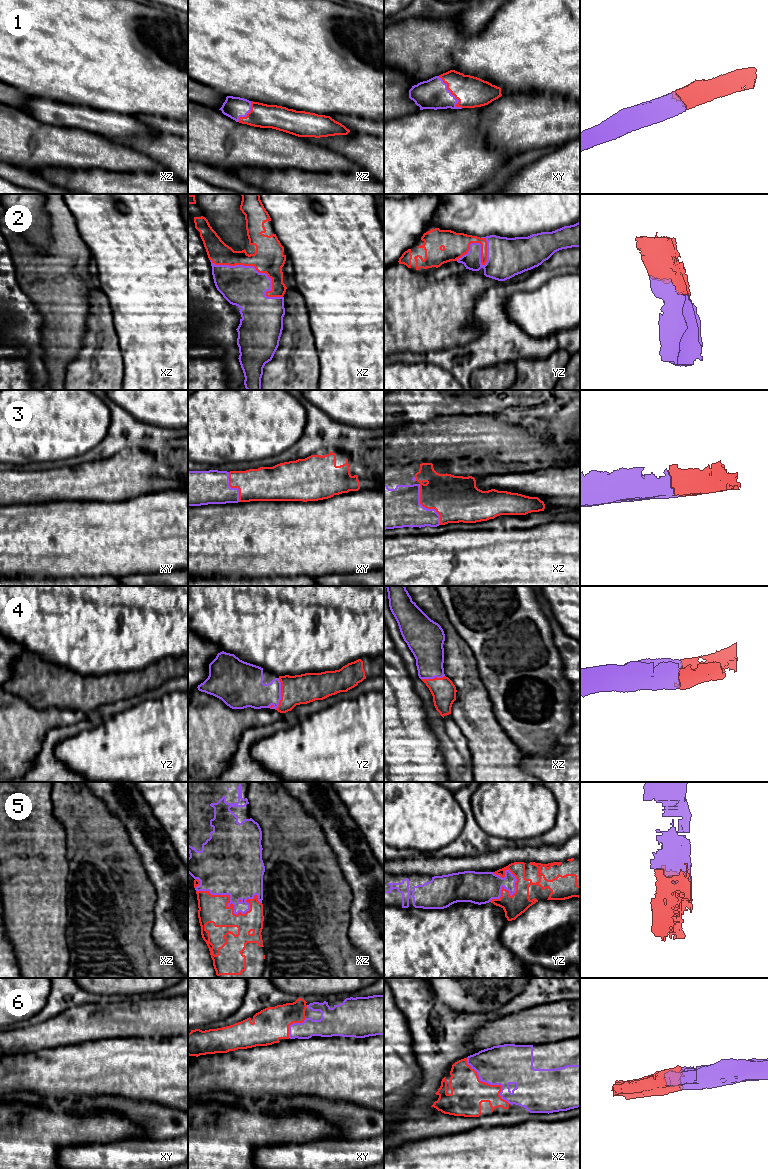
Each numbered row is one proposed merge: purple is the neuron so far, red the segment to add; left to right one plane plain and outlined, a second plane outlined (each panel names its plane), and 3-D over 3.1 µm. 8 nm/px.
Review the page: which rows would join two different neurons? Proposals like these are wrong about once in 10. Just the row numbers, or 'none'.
none

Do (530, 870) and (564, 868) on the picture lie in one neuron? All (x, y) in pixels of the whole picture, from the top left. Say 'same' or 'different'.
same

